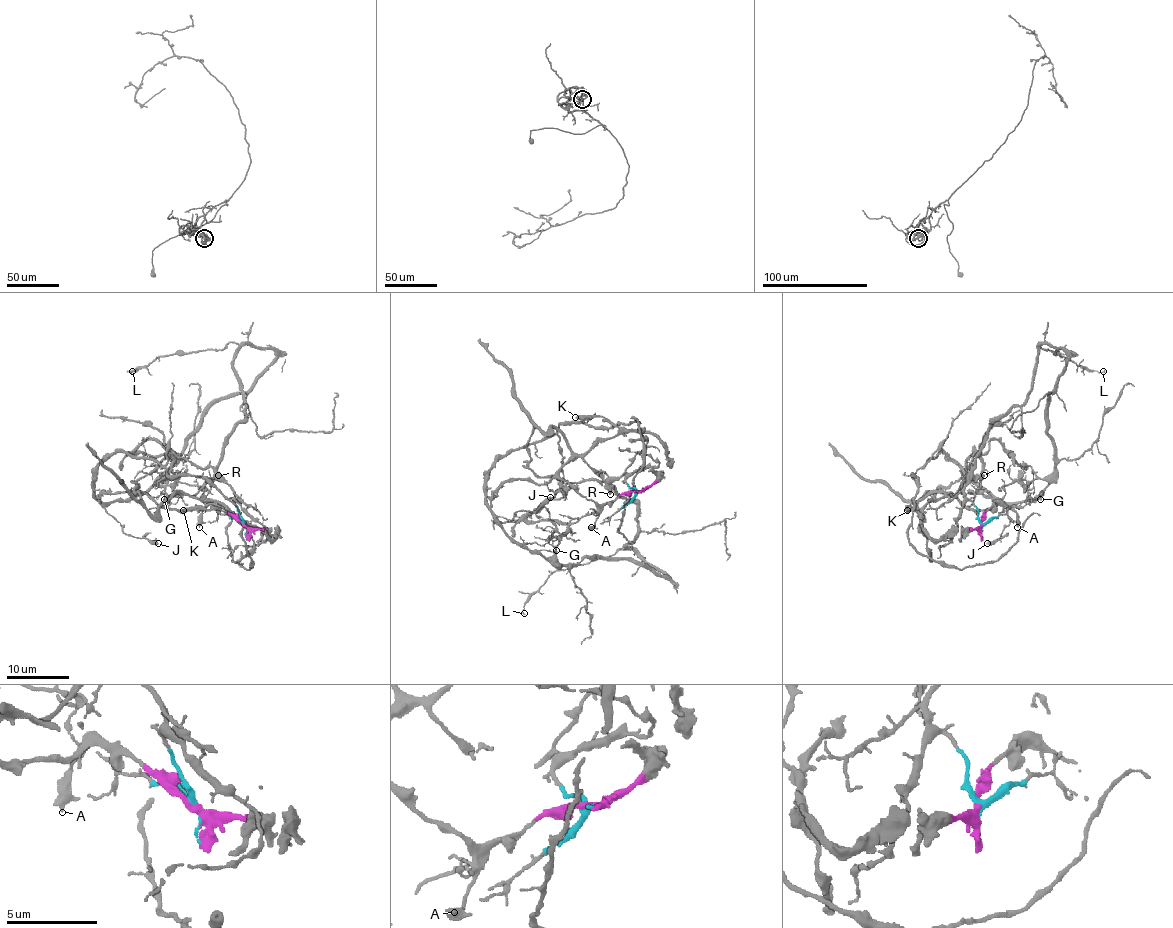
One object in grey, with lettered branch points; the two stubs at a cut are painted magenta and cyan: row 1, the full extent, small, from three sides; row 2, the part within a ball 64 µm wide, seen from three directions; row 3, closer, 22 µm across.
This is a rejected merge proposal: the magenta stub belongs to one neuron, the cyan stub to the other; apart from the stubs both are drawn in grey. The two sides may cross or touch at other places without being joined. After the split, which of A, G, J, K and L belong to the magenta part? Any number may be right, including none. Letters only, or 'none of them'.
A, K

